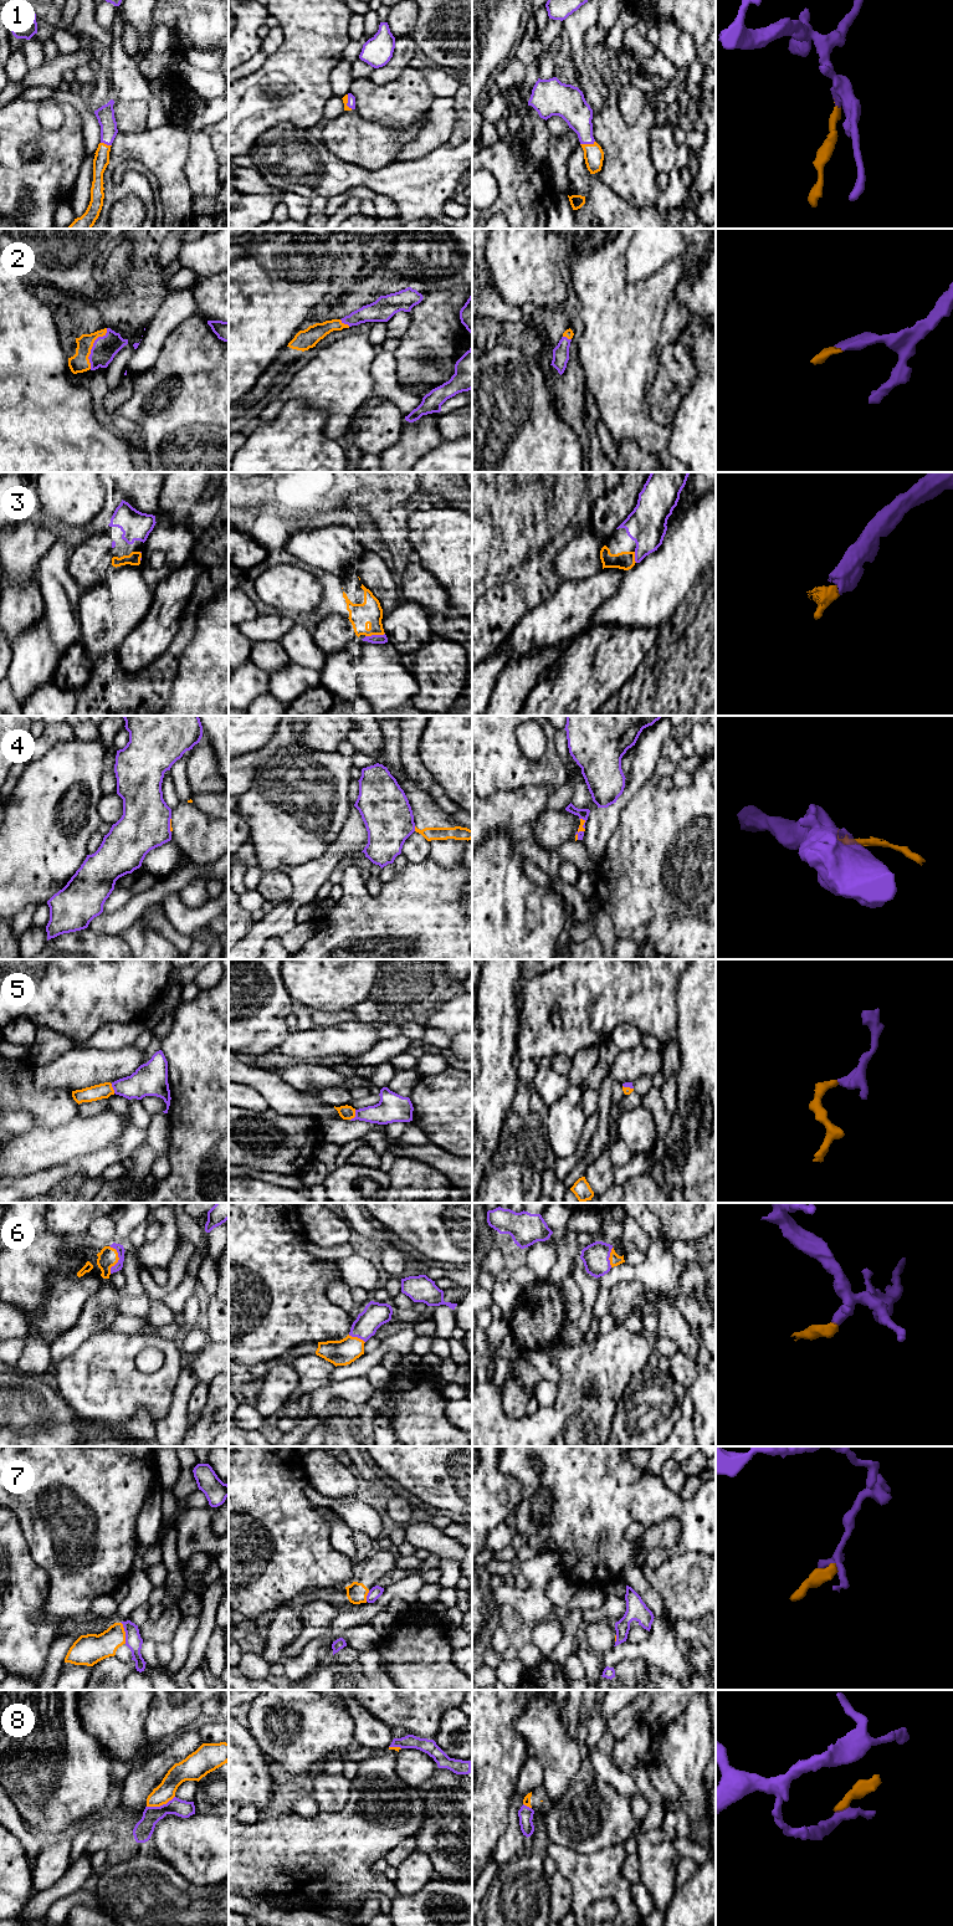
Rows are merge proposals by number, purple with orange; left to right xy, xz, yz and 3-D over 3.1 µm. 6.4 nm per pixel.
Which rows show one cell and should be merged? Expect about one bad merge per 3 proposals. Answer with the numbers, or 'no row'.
1, 2, 3, 5, 6

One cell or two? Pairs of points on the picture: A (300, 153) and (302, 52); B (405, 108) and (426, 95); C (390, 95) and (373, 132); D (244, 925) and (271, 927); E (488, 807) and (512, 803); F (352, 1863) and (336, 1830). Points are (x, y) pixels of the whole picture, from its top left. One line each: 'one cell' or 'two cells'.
A: two cells
B: one cell
C: two cells
D: two cells
E: one cell
F: one cell

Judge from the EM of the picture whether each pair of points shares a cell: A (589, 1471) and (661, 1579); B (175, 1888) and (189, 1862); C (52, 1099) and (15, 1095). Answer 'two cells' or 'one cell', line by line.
A: two cells
B: two cells
C: one cell

